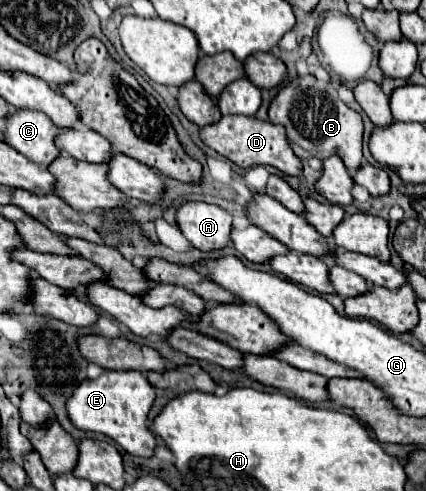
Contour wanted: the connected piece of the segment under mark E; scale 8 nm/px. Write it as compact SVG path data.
M135 370L127 372L103 372L95 380L83 380L75 386L73 396L67 400L67 416L79 430L99 432L113 438L123 450L133 456L149 458L155 448L155 436L147 426L147 414L155 400L155 388L147 382L147 376Z

